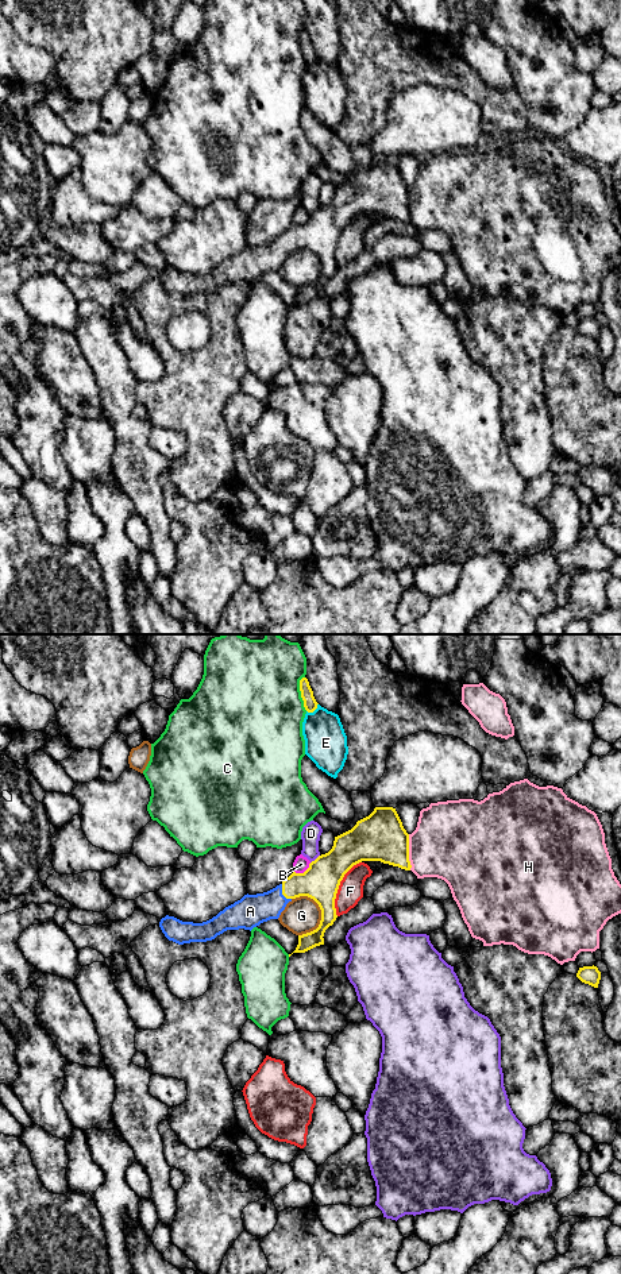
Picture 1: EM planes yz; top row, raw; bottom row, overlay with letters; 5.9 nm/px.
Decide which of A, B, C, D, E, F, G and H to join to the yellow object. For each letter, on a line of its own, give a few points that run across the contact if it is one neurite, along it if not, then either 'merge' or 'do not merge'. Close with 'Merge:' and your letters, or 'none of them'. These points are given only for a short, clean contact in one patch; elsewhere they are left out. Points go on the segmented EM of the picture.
A: line yz (320, 881), (297, 884), (282, 894), (270, 904), (250, 911); merge
B: line yz (311, 863), (303, 872), (293, 872); do not merge
C: do not merge
D: do not merge
E: do not merge
F: do not merge
G: line yz (307, 895), (320, 910), (320, 923), (315, 929), (299, 935); do not merge
H: do not merge
Merge: A

